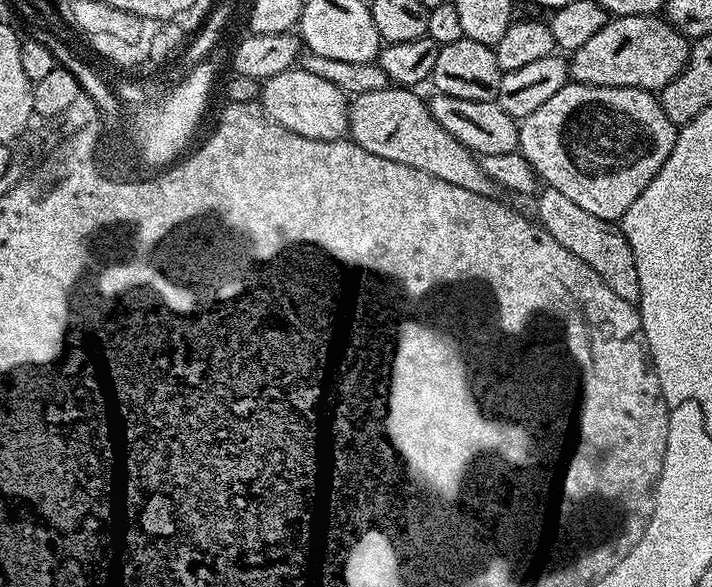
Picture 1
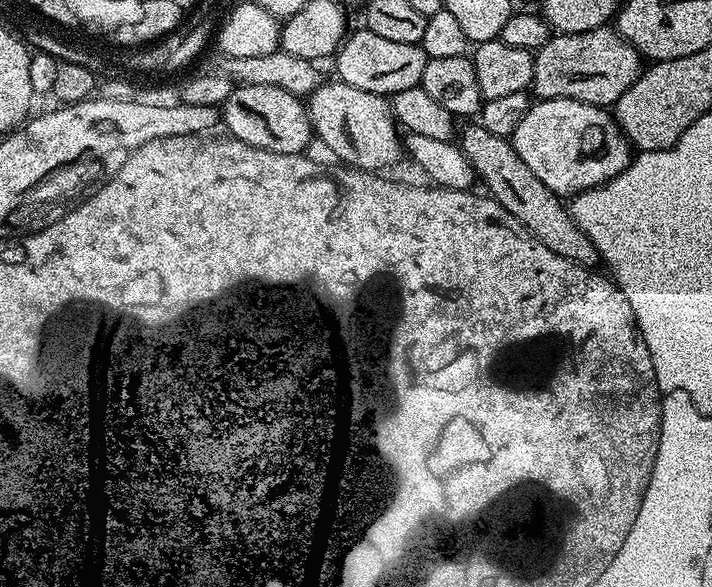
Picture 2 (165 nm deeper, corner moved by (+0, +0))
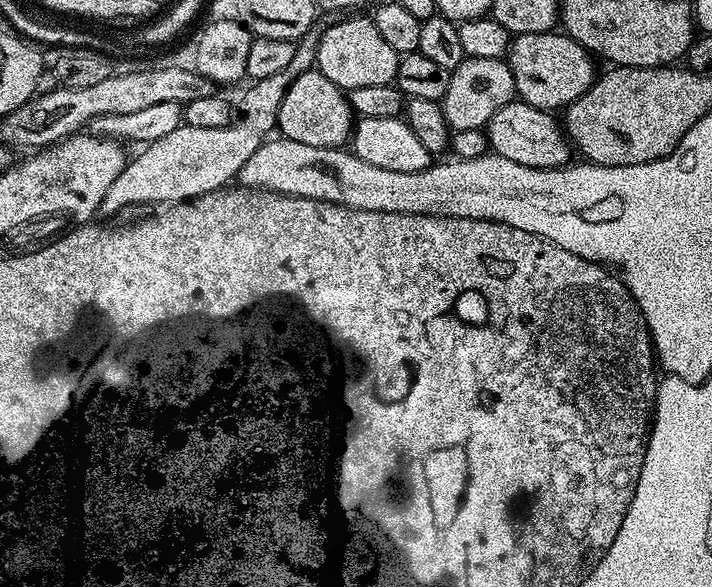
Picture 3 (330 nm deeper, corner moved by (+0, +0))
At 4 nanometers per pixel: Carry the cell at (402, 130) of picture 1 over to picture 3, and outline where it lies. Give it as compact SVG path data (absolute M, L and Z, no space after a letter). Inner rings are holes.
M313 70L298 74L298 78L294 78L286 90L282 106L278 110L276 127L283 139L306 142L306 146L338 148L349 143L354 127L354 113L348 104L345 89L330 82L330 78L318 70Z

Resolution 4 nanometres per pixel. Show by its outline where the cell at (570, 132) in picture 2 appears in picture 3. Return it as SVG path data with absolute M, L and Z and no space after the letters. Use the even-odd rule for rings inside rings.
M523 102L502 106L502 110L490 118L486 131L489 149L502 158L510 158L510 162L518 162L518 166L563 168L569 163L570 141L561 121L553 113L543 112L541 108Z

